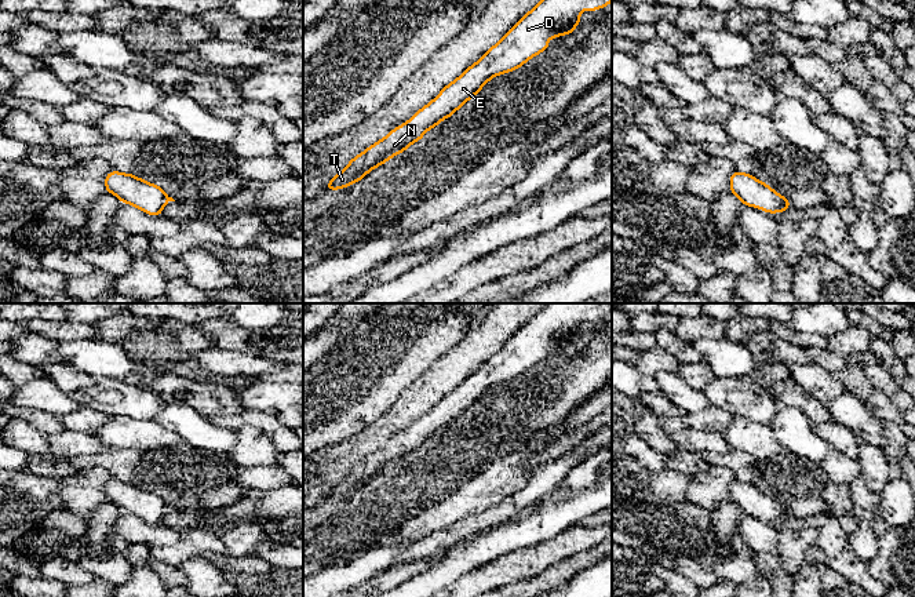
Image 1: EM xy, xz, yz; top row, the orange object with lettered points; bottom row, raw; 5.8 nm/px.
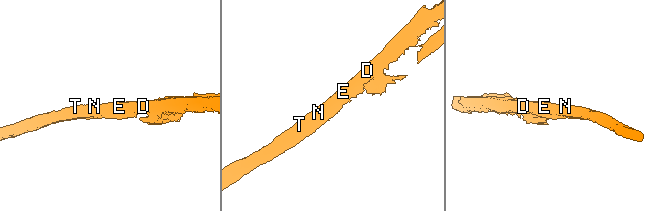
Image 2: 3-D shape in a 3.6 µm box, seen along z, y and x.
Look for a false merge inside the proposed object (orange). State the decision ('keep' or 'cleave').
keep

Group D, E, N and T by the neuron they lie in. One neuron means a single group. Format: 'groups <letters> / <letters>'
groups D E N T

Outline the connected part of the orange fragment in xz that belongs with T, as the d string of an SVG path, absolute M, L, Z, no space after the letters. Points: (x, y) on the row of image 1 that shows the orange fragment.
M540 0L525 14L492 48L474 65L469 66L456 80L449 83L424 108L407 123L395 127L383 139L367 148L361 154L336 174L327 189L338 190L361 181L369 171L402 153L413 142L452 116L464 102L470 101L495 76L520 69L550 43L548 37L572 34L580 23L583 10L595 11L612 0Z

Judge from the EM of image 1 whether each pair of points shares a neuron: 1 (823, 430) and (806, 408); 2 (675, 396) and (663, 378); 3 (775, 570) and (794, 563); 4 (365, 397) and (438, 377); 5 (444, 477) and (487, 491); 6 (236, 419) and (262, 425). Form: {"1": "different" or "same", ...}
{"1": "different", "2": "same", "3": "different", "4": "different", "5": "different", "6": "same"}

